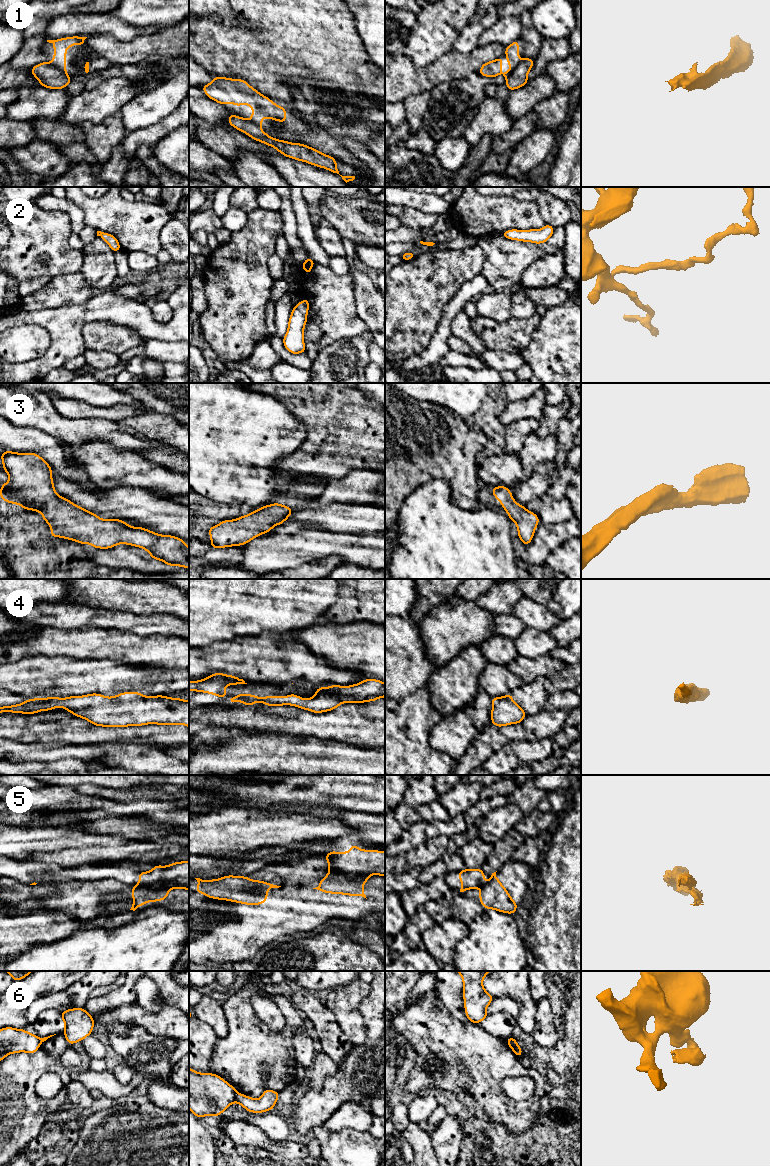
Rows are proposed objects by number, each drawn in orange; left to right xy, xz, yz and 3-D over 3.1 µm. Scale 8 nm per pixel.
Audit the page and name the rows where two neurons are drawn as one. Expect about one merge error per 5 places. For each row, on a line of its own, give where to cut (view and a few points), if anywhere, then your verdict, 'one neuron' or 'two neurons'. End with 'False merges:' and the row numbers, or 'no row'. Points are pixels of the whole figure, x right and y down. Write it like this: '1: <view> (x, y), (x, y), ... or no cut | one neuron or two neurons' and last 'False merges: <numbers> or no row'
1: yz (520, 61), (506, 77) | two neurons
2: no cut | one neuron
3: no cut | one neuron
4: no cut | one neuron
5: xz (329, 870), (341, 872), (350, 878), (358, 875), (369, 876) | two neurons
6: xz (237, 1093), (235, 1100) | two neurons
False merges: 1, 5, 6

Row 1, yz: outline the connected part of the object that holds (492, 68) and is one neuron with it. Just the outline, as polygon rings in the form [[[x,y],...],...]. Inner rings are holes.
[[[515,40],[508,47],[505,48],[505,55],[508,58],[506,61],[507,67],[512,66],[509,72],[500,72],[500,68],[502,66],[502,57],[495,59],[494,61],[488,61],[487,63],[483,63],[479,74],[485,77],[496,77],[498,75],[503,75],[507,77],[519,64],[519,40]]]

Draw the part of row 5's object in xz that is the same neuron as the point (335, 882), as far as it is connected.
[[[329,871],[328,874],[321,879],[319,886],[313,889],[324,893],[362,896],[366,898],[363,888],[364,883],[367,882],[369,877],[370,876],[358,875],[355,879],[350,879],[340,872]]]

